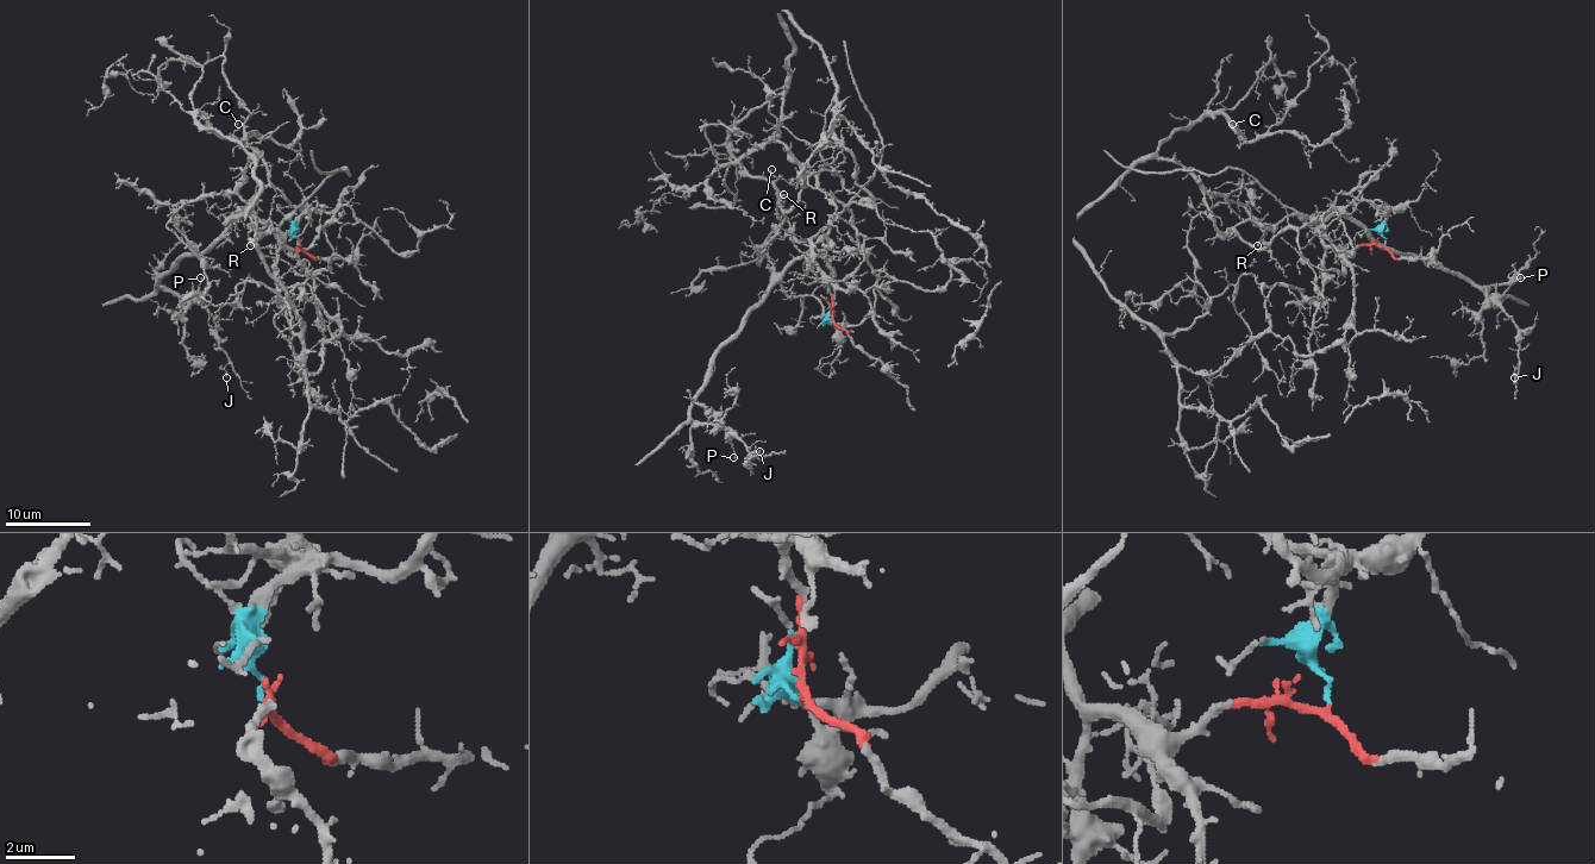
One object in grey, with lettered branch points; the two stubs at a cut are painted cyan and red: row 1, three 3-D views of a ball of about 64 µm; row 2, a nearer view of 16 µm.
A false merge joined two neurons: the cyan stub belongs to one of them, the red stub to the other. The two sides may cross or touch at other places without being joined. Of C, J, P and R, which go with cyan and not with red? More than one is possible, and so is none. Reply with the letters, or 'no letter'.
C, R

